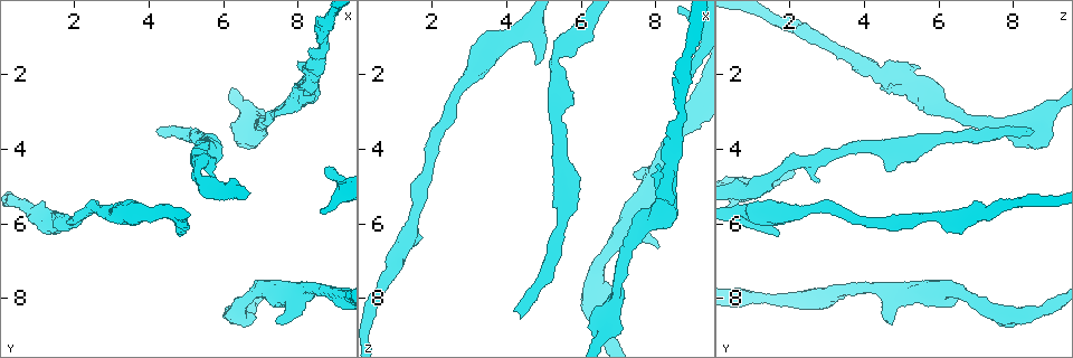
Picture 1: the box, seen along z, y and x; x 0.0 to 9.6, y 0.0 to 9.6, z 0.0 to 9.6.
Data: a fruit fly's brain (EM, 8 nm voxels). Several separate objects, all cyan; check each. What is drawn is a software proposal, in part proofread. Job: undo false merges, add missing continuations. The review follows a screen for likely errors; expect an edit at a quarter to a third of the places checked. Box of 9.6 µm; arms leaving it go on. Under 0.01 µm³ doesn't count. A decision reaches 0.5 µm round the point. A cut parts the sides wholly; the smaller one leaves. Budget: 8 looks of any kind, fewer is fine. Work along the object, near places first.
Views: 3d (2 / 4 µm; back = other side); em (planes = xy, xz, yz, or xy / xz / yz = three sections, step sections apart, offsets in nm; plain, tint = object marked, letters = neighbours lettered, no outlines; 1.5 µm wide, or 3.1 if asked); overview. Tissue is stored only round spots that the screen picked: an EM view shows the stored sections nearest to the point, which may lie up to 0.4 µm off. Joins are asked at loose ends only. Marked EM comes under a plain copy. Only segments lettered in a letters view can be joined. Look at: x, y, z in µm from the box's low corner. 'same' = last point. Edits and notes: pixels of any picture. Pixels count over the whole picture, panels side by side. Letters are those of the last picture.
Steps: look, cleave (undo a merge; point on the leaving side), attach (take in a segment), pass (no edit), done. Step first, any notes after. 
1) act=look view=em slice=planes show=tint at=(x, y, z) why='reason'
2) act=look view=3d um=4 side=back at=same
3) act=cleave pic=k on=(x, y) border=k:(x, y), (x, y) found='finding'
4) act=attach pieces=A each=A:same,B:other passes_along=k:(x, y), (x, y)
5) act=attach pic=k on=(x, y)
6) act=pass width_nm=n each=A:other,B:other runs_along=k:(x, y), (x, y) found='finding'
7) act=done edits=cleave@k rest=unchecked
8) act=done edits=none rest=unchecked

act=look view=em slice=xy step=4 show=tint at=(4.35, 3.55, 8.55) why='branch stops here'

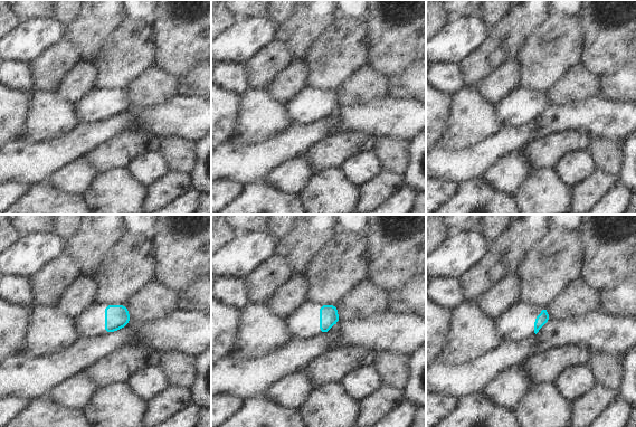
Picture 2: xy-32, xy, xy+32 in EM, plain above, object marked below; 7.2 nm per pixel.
act=look view=em slice=planes show=letters at=same

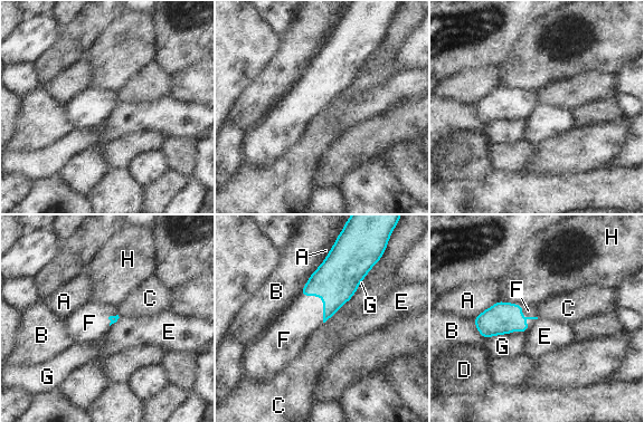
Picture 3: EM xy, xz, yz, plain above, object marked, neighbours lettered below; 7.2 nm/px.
act=attach pieces=F each=A:other,B:other,C:other,D:other,E:other,F:same,G:other,H:other passes_along=3:(498, 319), (528, 326), (530, 322) found='the neuron continues'

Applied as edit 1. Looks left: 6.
act=look view=overview why='see it whole again'

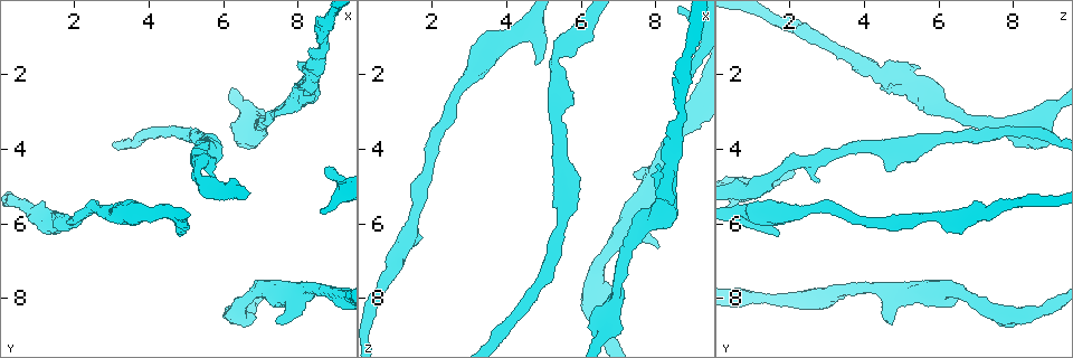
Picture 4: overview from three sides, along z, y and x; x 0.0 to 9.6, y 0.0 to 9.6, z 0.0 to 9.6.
act=look view=em slice=planes show=letters at=(7.40, 8.65, 4.65) why='branch stops here'

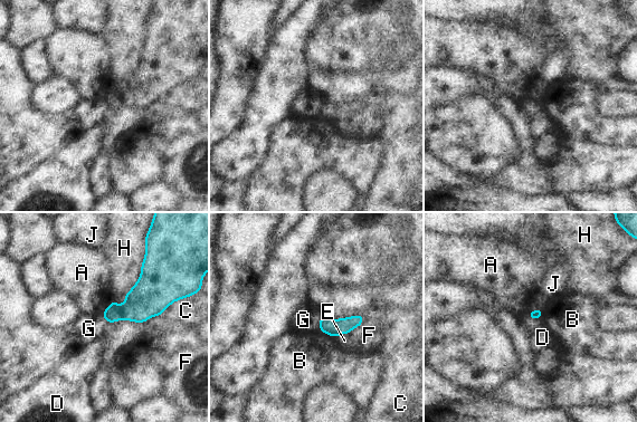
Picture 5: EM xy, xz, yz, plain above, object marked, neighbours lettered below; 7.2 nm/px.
act=pass each=A:other,B:other,C:other,D:other,E:other,F:other,G:other,H:other,J:other border=5:(320, 318), (319, 329) found='no lettered segment goes on from it'

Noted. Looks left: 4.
act=look view=3d um=2 at=(8.85, 4.55, 2.15) why='free end'

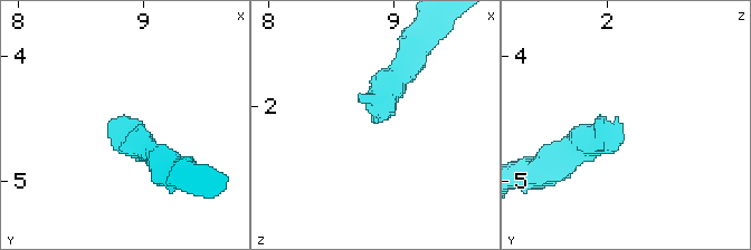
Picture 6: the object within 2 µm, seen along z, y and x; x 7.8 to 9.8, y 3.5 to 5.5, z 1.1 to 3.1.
act=look view=em slice=planes show=tint at=(8.88, 4.58, 2.14) why='shape alone is not enough'

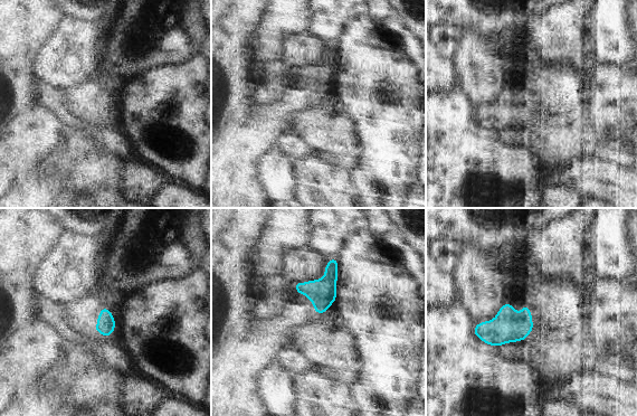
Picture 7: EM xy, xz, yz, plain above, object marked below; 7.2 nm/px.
act=look view=em slice=planes show=letters at=same why='see the neighbours'

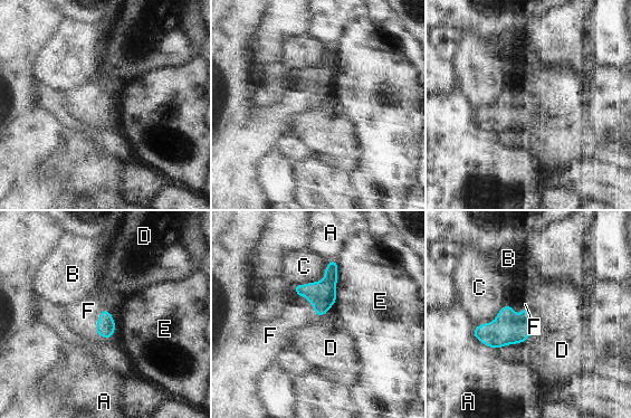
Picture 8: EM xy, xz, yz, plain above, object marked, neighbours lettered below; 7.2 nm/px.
act=attach pieces=F width_nm=130 each=A:other,B:other,C:other,D:other,E:other,F:same passes_along=8:(105, 328), (101, 315), (88, 311) found='the neuron continues'

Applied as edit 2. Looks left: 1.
act=done edits=attach@3,attach@8 rest=unchecked

